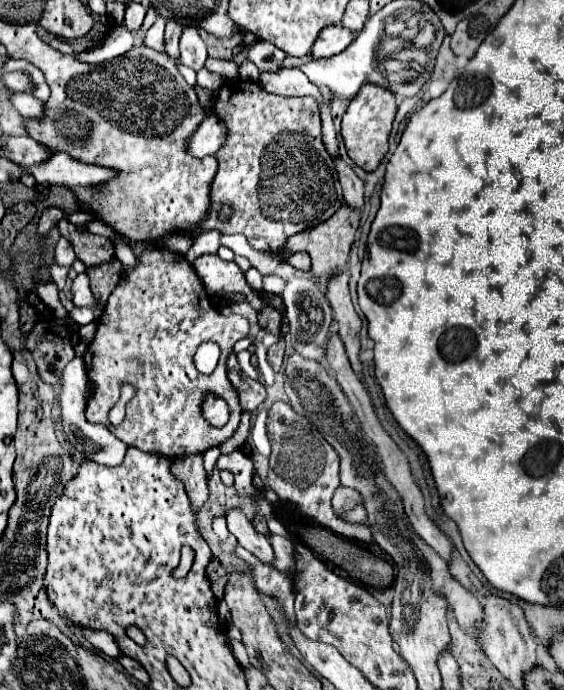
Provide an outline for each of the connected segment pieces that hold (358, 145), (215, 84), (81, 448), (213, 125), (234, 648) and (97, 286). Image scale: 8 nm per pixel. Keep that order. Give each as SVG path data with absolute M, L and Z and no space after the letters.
M364 85L358 91L358 97L350 101L348 111L342 119L342 139L348 151L348 157L364 171L374 171L384 155L388 153L388 135L392 129L392 121L396 115L394 93L386 93L386 89L378 89L378 85Z
M206 68L197 72L196 84L213 92L216 92L221 86L221 76L217 73L208 71Z
M78 357L78 359L72 359L66 369L64 369L64 375L62 375L62 381L64 381L64 387L62 387L62 393L60 393L60 405L62 405L62 427L64 427L64 435L66 439L72 443L74 451L86 459L92 459L92 461L98 461L102 465L108 465L108 467L114 467L114 465L120 465L124 455L126 455L126 445L114 437L104 425L96 425L96 423L88 423L86 417L84 417L84 409L86 409L86 399L84 399L84 391L86 391L86 365L84 361Z
M208 115L198 129L188 137L186 141L186 151L192 157L206 157L206 155L214 155L226 141L226 125L222 123L220 117L216 115Z
M228 638L228 643L235 659L238 661L239 665L244 669L244 671L246 671L249 668L250 663L244 645L242 642L231 638Z
M114 261L114 265L90 267L86 273L90 275L90 285L92 285L94 299L100 305L106 305L108 297L112 295L114 287L116 287L116 273L118 273L118 279L122 279L122 265Z

